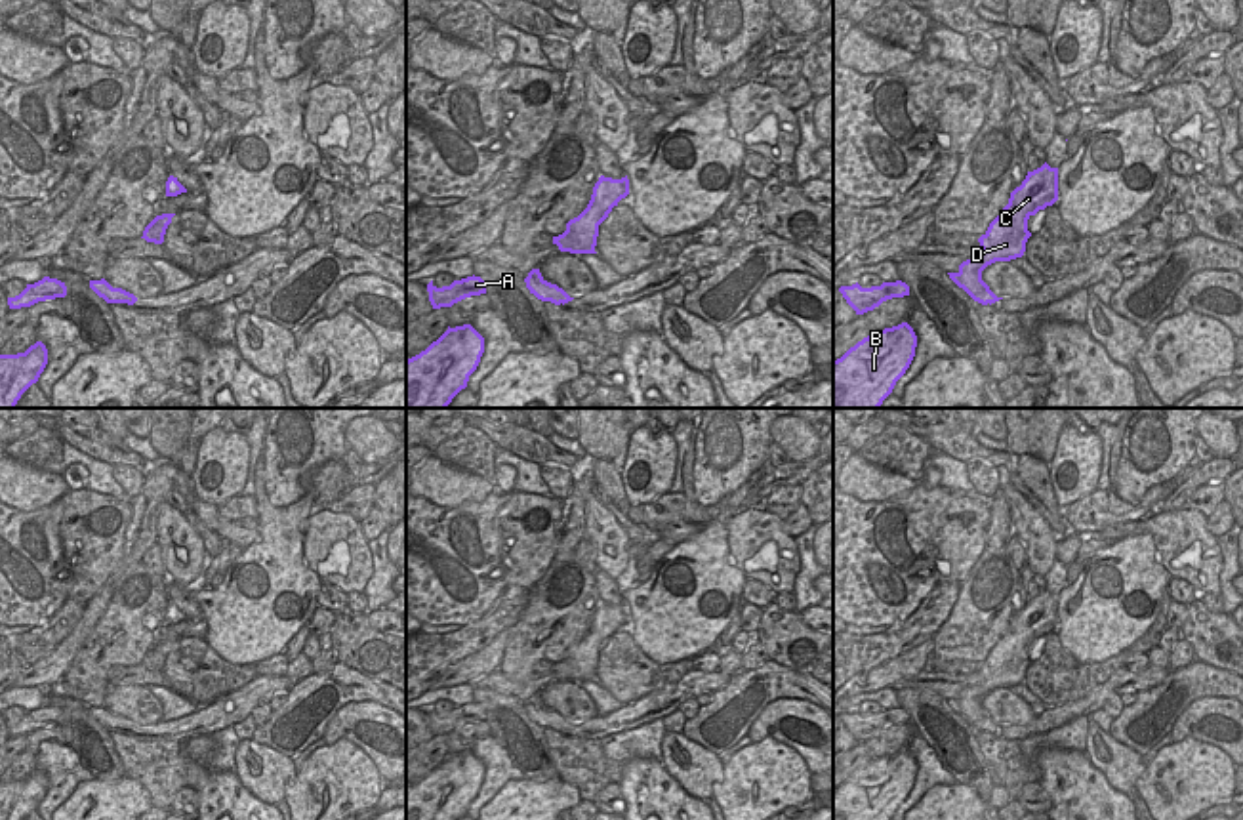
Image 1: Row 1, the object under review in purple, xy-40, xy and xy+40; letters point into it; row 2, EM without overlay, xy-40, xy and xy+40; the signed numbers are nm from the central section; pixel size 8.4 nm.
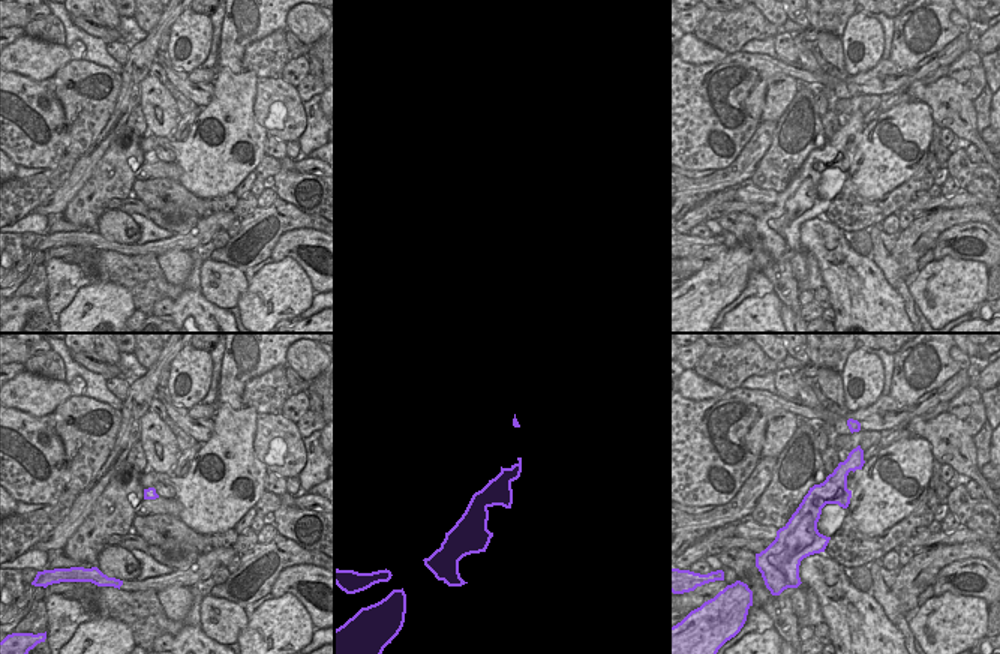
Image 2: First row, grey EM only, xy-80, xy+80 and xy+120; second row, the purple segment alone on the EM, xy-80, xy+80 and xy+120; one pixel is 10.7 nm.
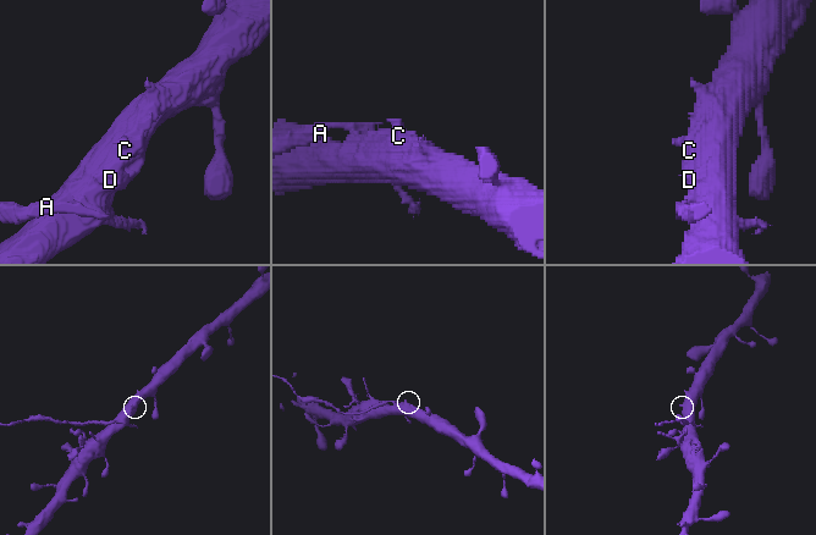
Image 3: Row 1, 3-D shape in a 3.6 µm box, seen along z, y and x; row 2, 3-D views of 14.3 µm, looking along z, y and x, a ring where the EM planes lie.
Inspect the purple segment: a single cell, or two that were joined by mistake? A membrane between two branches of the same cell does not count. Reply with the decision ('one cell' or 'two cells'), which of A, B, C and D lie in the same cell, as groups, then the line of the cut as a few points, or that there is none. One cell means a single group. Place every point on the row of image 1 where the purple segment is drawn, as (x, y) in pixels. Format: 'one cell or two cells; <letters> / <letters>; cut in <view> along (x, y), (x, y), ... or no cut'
two cells; A / B C D; cut in xy along (529, 275), (546, 296), (561, 302)

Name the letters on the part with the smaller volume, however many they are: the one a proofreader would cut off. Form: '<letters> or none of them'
A

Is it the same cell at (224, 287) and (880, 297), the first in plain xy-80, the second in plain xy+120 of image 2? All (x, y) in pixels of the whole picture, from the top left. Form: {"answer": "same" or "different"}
{"answer": "different"}

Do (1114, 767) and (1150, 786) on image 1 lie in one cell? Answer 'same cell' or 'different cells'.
different cells

